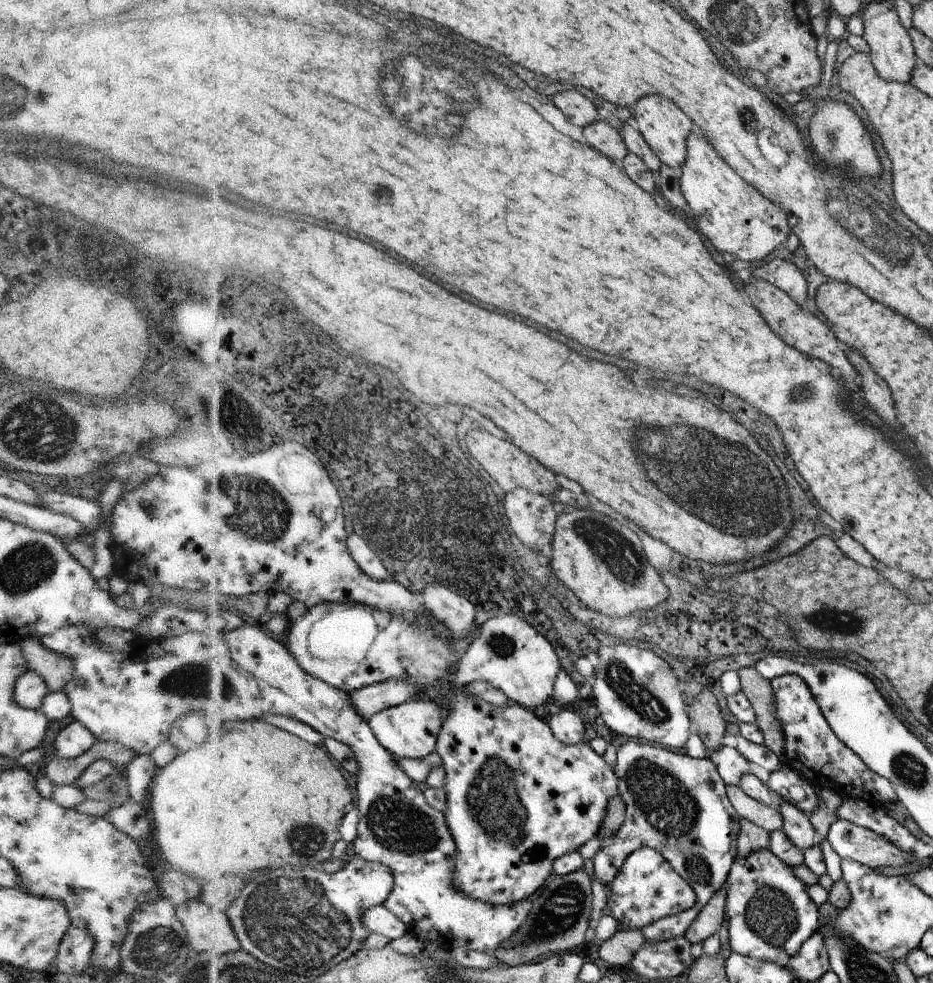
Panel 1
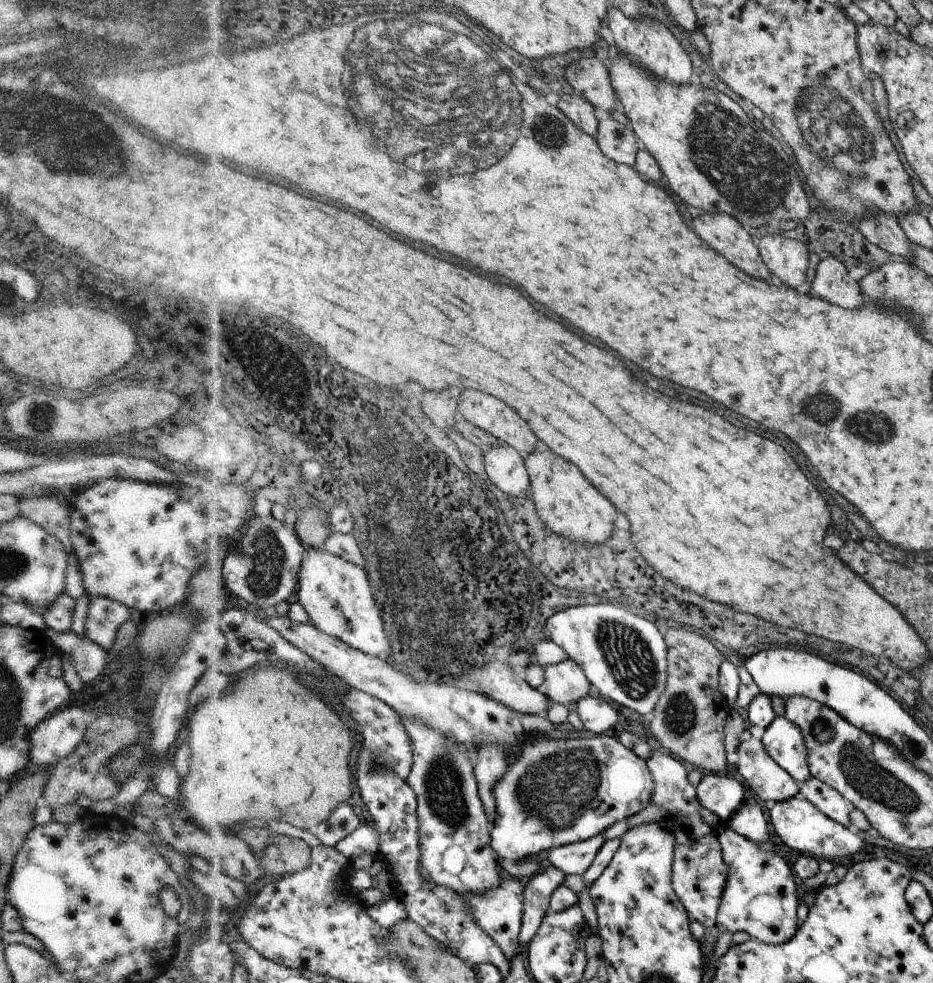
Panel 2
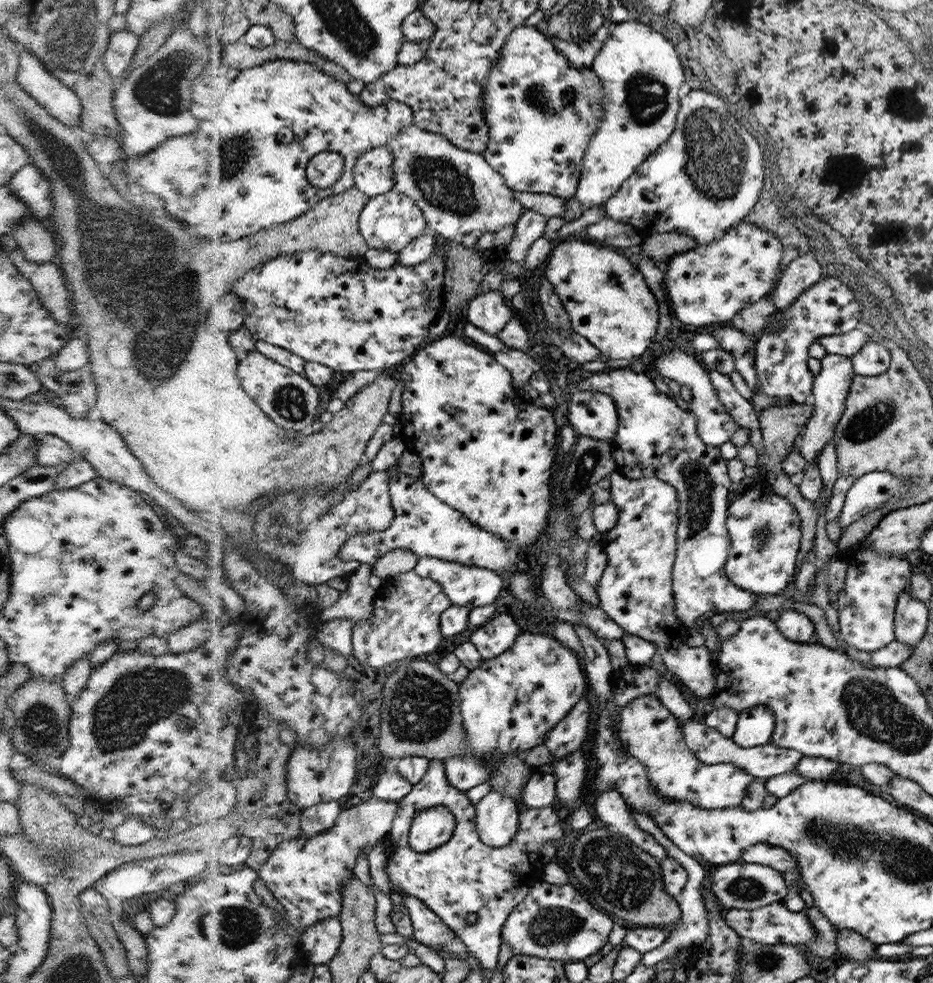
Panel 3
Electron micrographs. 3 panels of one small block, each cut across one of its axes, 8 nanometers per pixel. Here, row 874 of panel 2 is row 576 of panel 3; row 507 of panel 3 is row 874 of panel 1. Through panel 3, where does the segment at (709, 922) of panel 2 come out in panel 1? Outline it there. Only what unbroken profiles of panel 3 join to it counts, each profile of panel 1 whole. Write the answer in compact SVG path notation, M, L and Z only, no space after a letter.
M630 740L618 747L614 774L618 776L618 795L626 806L625 819L614 836L602 840L593 860L593 876L609 885L620 872L624 859L637 848L650 847L661 851L670 866L693 887L697 904L644 926L641 931L648 942L684 937L688 926L729 877L736 857L741 816L730 804L725 780L708 756L690 758L661 746Z

